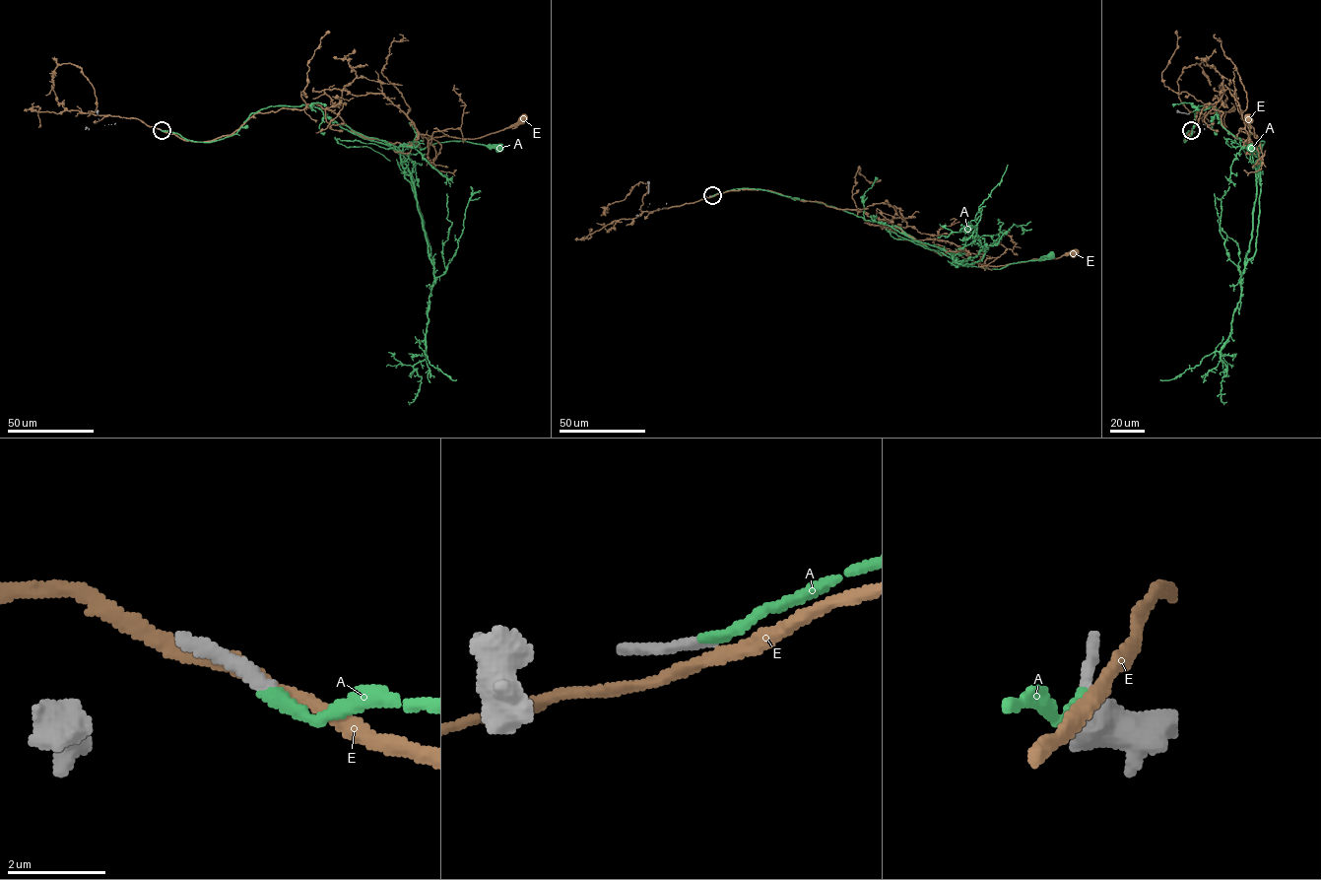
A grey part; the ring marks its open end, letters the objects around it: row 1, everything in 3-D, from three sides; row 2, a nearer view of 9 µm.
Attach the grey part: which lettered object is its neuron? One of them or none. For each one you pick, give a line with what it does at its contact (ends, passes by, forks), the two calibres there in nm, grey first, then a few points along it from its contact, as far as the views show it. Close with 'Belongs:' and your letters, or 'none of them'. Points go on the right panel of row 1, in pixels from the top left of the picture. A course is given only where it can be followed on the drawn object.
A: it ends there; 260 nm thick on the grey side, 260 nm on the other; it runs (1191, 130), (1184, 142), (1195, 125), (1196, 109), (1212, 104), (1221, 125), (1253, 153), (1265, 141), (1249, 148)
Belongs: A

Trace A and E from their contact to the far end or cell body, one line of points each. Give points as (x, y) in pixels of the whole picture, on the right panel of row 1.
A: (1191, 130), (1184, 142), (1195, 125), (1196, 109), (1212, 104), (1221, 125), (1253, 153), (1265, 141), (1249, 148)
E: (1192, 130), (1211, 103), (1247, 145), (1250, 132), (1262, 136), (1250, 117)

